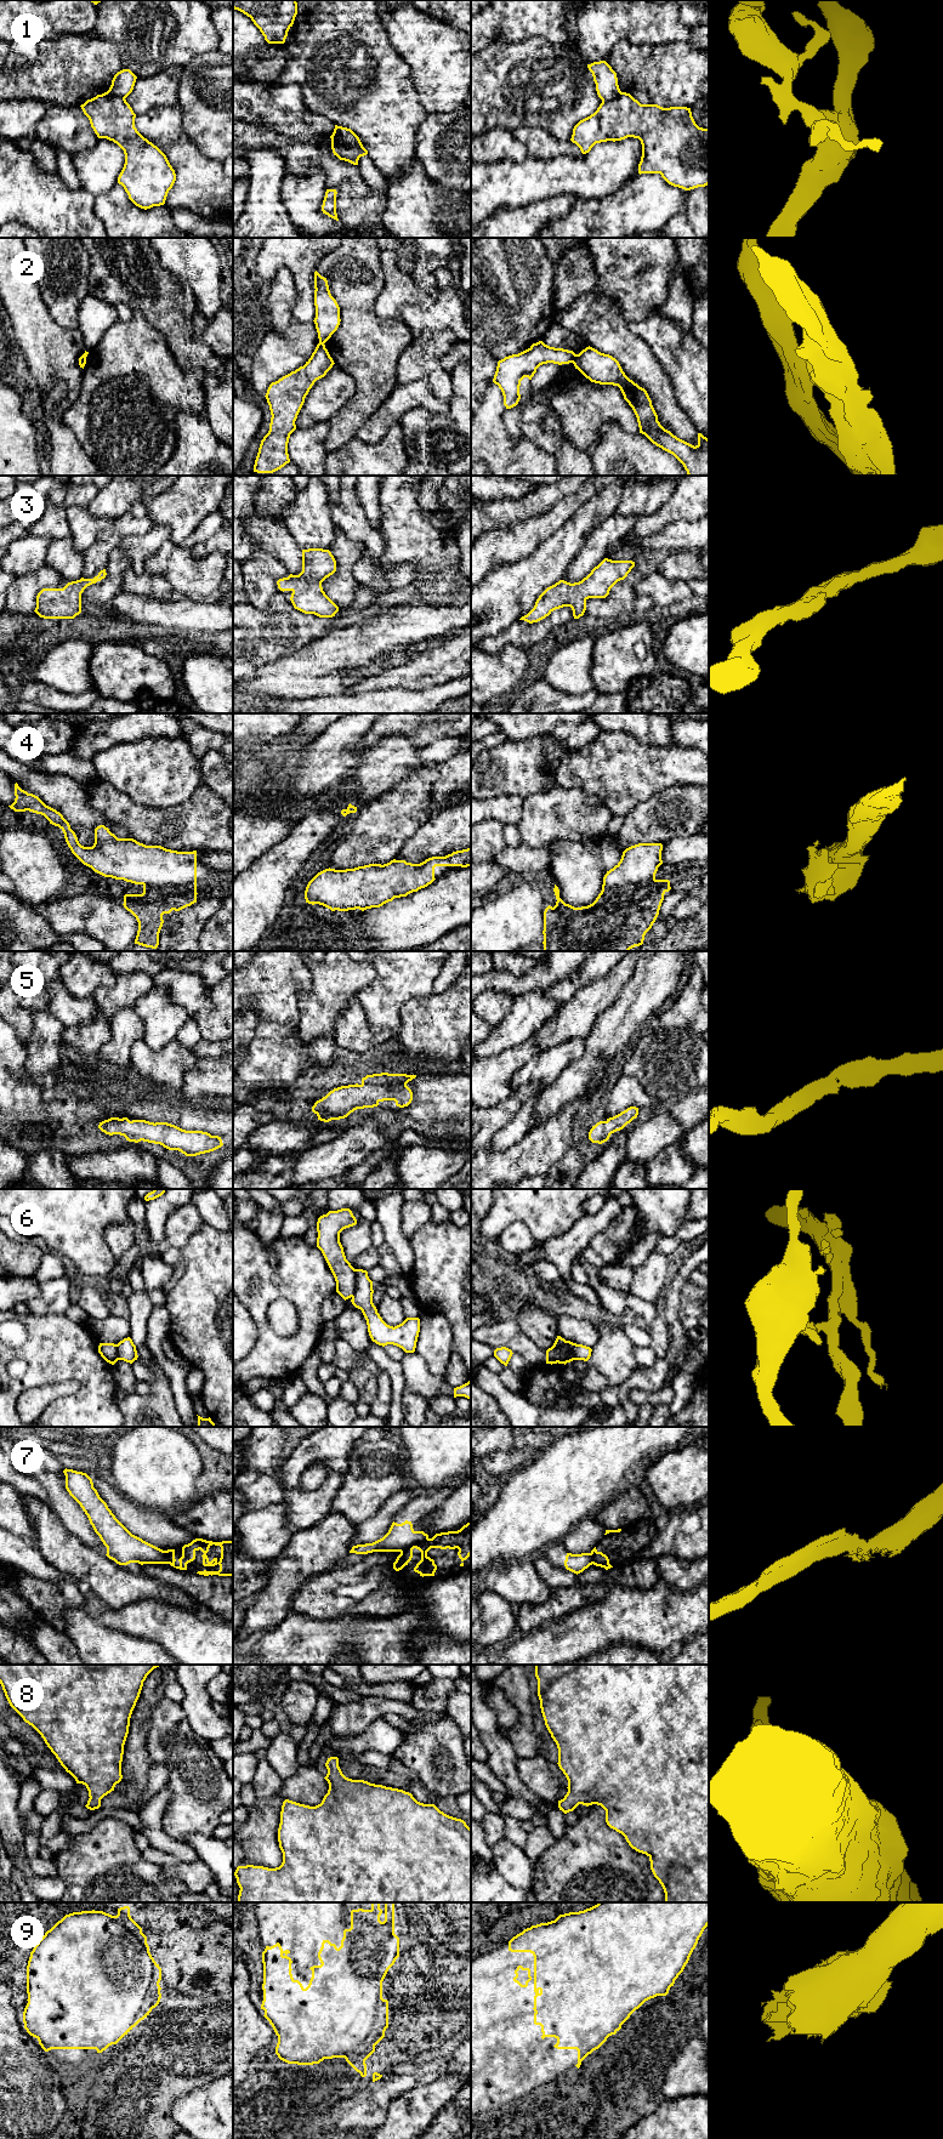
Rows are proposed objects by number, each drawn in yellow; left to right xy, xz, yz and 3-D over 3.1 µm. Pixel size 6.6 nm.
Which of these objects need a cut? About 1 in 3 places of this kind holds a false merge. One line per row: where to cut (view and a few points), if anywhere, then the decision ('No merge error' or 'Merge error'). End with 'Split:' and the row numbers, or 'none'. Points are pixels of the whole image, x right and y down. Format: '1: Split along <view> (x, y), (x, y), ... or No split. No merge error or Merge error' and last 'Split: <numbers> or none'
1: Split along xz (333, 134), (348, 143), (358, 143), (361, 155). Merge error
2: Split along yz (577, 354), (572, 362). Merge error
3: No split. No merge error
4: No split. No merge error
5: No split. No merge error
6: Split along xz (354, 1269), (354, 1292), (351, 1296). Merge error
7: Split along xz (427, 1537), (405, 1547), (401, 1552). Merge error
8: No split. No merge error
9: No split. No merge error
Split: 1, 2, 6, 7

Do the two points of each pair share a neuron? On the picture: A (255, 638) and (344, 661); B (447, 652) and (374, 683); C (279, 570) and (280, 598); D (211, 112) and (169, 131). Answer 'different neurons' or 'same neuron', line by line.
A: different neurons
B: same neuron
C: different neurons
D: different neurons

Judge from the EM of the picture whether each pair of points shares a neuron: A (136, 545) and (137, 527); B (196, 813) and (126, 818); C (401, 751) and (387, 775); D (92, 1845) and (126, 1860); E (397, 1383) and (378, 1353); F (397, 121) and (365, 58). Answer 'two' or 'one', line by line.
A: two
B: one
C: one
D: one
E: one
F: one

